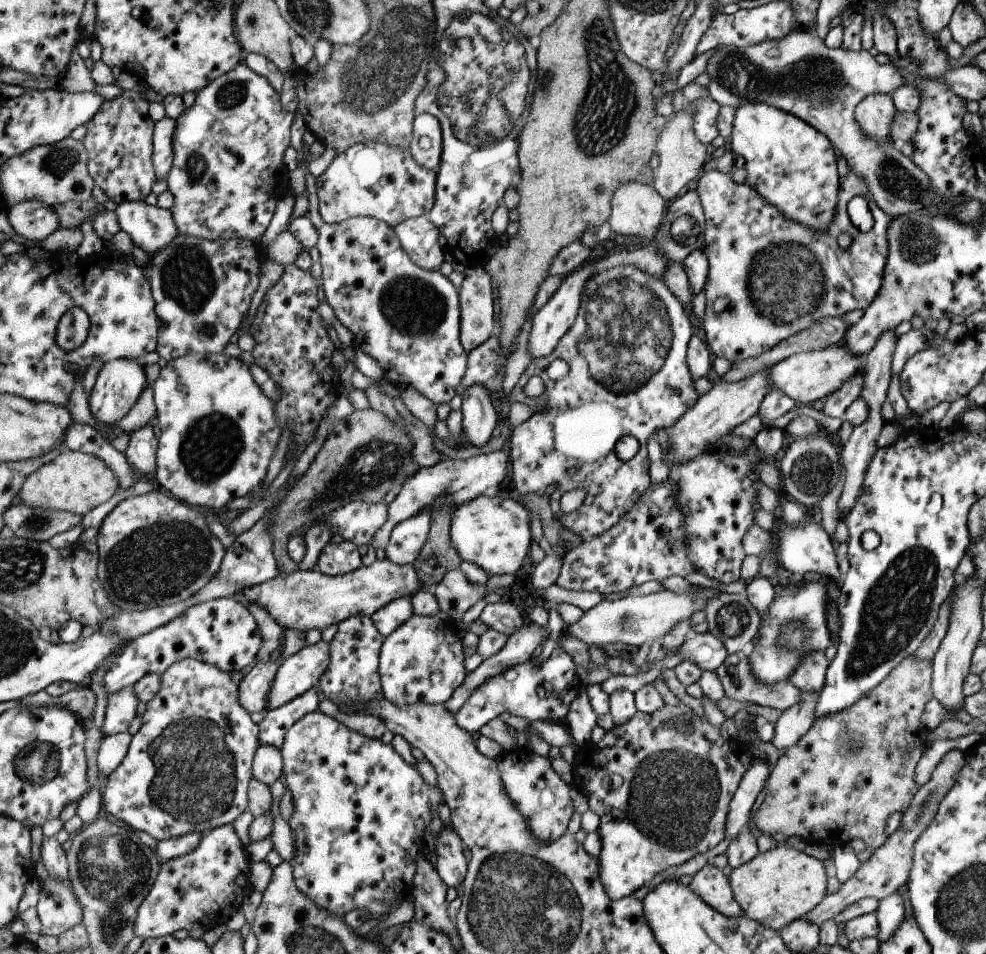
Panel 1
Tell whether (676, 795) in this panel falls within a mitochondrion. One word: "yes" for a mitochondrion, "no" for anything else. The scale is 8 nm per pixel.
yes

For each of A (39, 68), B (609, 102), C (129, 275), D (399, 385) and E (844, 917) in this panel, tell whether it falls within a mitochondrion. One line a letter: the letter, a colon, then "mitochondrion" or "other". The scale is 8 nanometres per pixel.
A: other
B: mitochondrion
C: other
D: other
E: other

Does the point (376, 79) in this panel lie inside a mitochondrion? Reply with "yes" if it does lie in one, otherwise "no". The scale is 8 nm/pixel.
yes

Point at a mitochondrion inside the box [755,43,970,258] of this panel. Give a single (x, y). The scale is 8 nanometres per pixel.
(891, 177)

